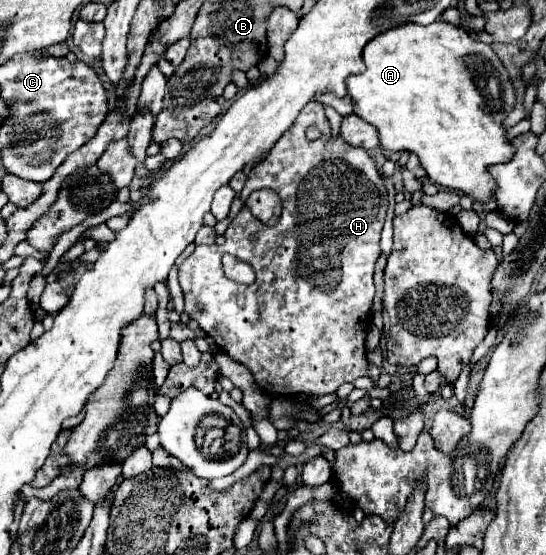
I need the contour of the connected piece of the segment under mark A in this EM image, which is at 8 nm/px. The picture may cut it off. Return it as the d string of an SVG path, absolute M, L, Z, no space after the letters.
M434 21L430 25L404 23L368 41L362 57L366 71L348 77L346 89L352 97L354 113L378 129L380 147L416 153L426 175L436 185L466 191L472 199L486 201L496 189L486 167L510 161L514 153L502 127L502 119L514 107L514 89L492 47L444 21Z

